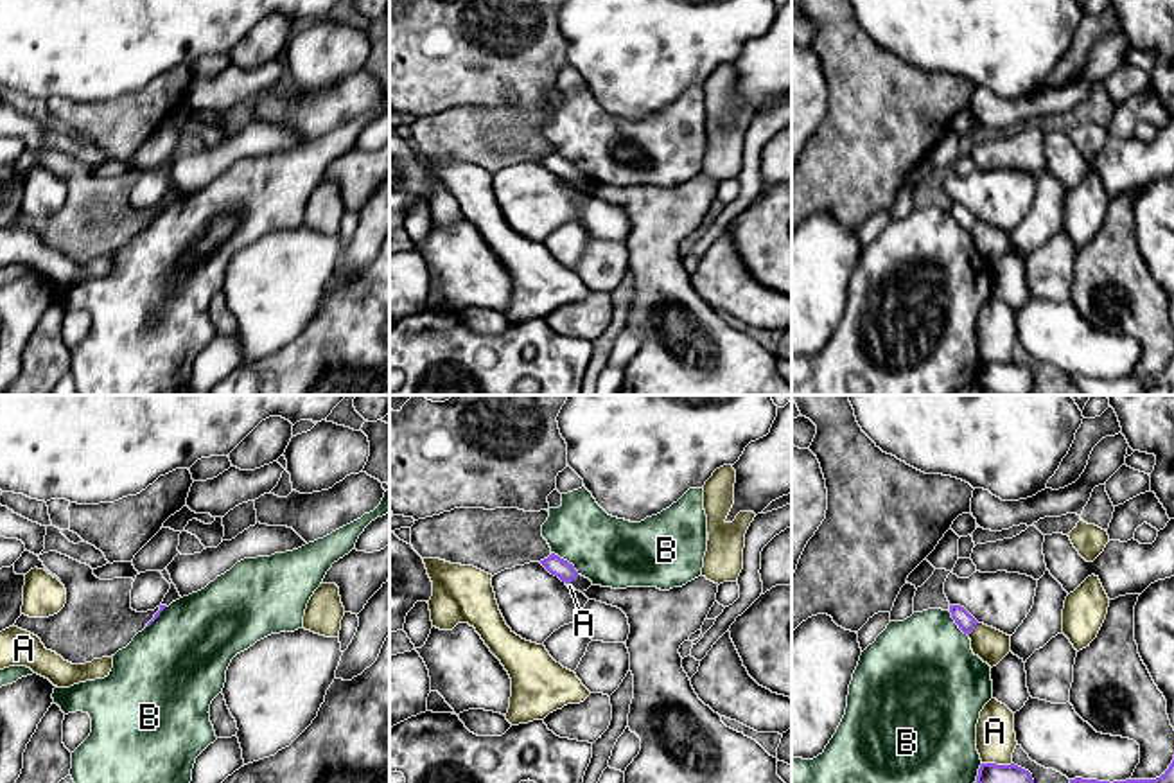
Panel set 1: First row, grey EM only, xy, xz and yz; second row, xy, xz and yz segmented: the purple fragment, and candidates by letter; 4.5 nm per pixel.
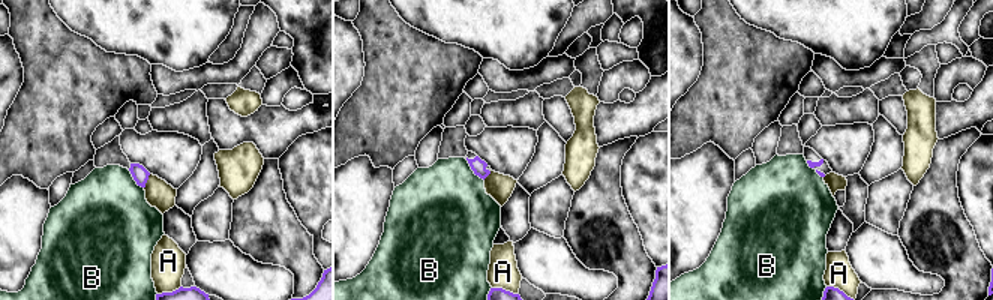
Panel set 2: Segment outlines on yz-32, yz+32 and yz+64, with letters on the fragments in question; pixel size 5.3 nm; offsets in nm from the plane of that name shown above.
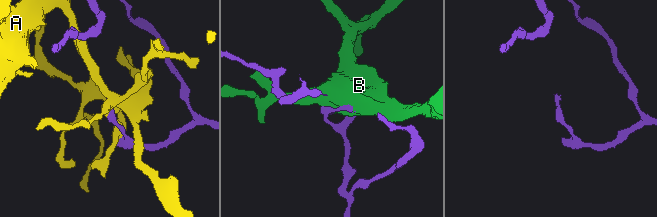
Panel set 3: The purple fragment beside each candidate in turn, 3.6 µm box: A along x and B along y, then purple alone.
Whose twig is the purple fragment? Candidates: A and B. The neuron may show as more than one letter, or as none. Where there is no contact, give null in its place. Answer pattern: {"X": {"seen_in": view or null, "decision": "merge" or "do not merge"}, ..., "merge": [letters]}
{"A": {"seen_in": "yz", "decision": "do not merge"}, "B": {"seen_in": "xz", "decision": "do not merge"}, "merge": []}

